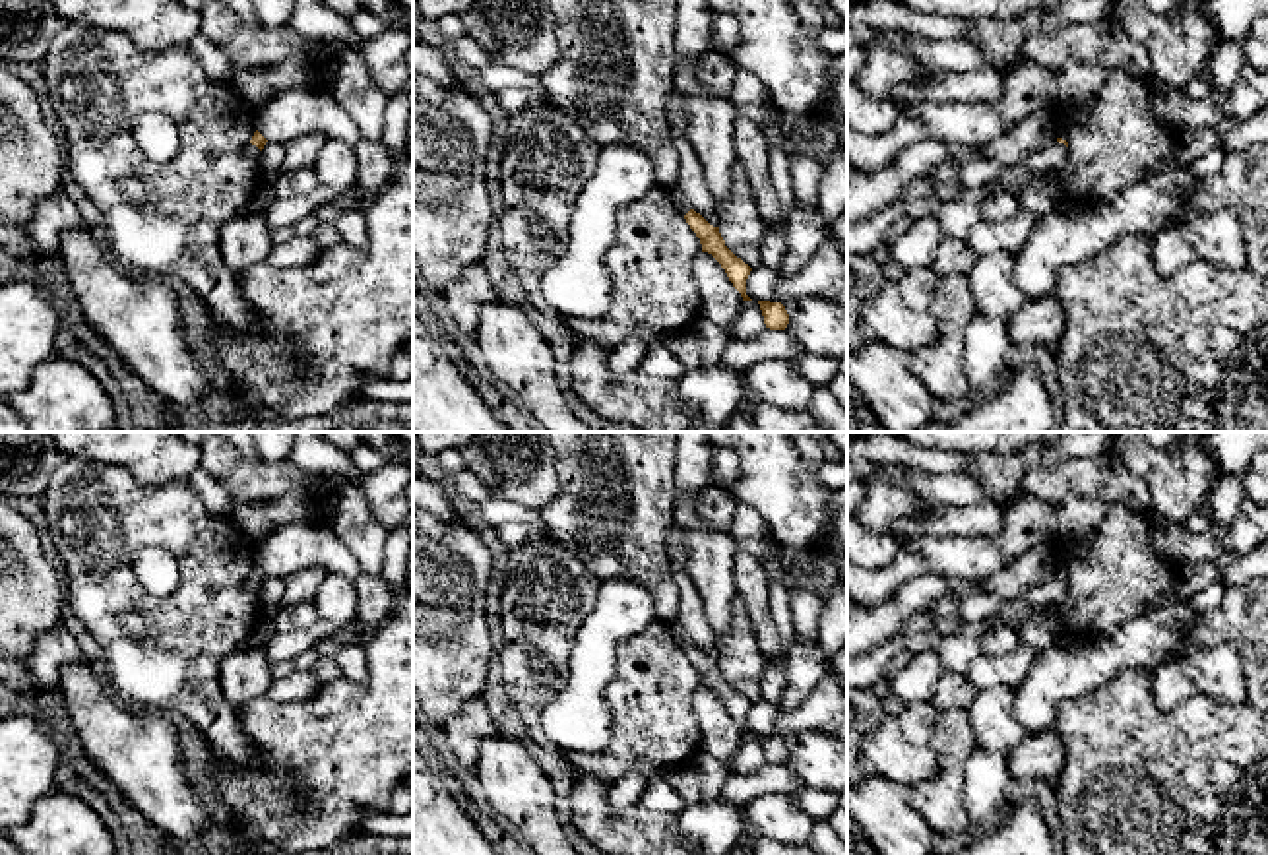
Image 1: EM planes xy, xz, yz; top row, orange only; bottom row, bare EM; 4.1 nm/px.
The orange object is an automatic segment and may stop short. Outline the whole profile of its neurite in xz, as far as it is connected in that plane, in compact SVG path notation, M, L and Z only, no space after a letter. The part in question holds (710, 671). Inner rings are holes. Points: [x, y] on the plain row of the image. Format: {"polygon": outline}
{"polygon": "M677 617L665 620L673 640L684 649L690 663L696 667L702 679L702 686L712 688L721 702L725 704L729 715L733 721L741 727L743 735L752 735L746 729L746 713L752 706L748 698L745 698L741 692L737 692L727 681L719 667L719 661L710 659L700 648L690 644L677 624Z"}

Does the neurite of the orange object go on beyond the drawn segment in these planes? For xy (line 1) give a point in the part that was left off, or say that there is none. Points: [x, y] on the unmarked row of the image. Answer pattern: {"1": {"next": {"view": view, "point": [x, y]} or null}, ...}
{"1": {"next": {"view": "xy", "point": [253, 586]}}}

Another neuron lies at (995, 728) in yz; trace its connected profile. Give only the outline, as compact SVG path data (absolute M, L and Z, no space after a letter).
M997 684L979 690L969 712L975 744L1008 760L1012 750L1026 739L1026 729L1014 717L1016 690Z

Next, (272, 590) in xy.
M266 576L260 586L258 601L266 613L275 613L283 607L285 580L277 576Z

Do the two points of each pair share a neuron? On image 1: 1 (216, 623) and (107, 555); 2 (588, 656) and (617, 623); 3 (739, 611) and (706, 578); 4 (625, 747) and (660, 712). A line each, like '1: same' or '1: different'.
1: same
2: same
3: different
4: same

